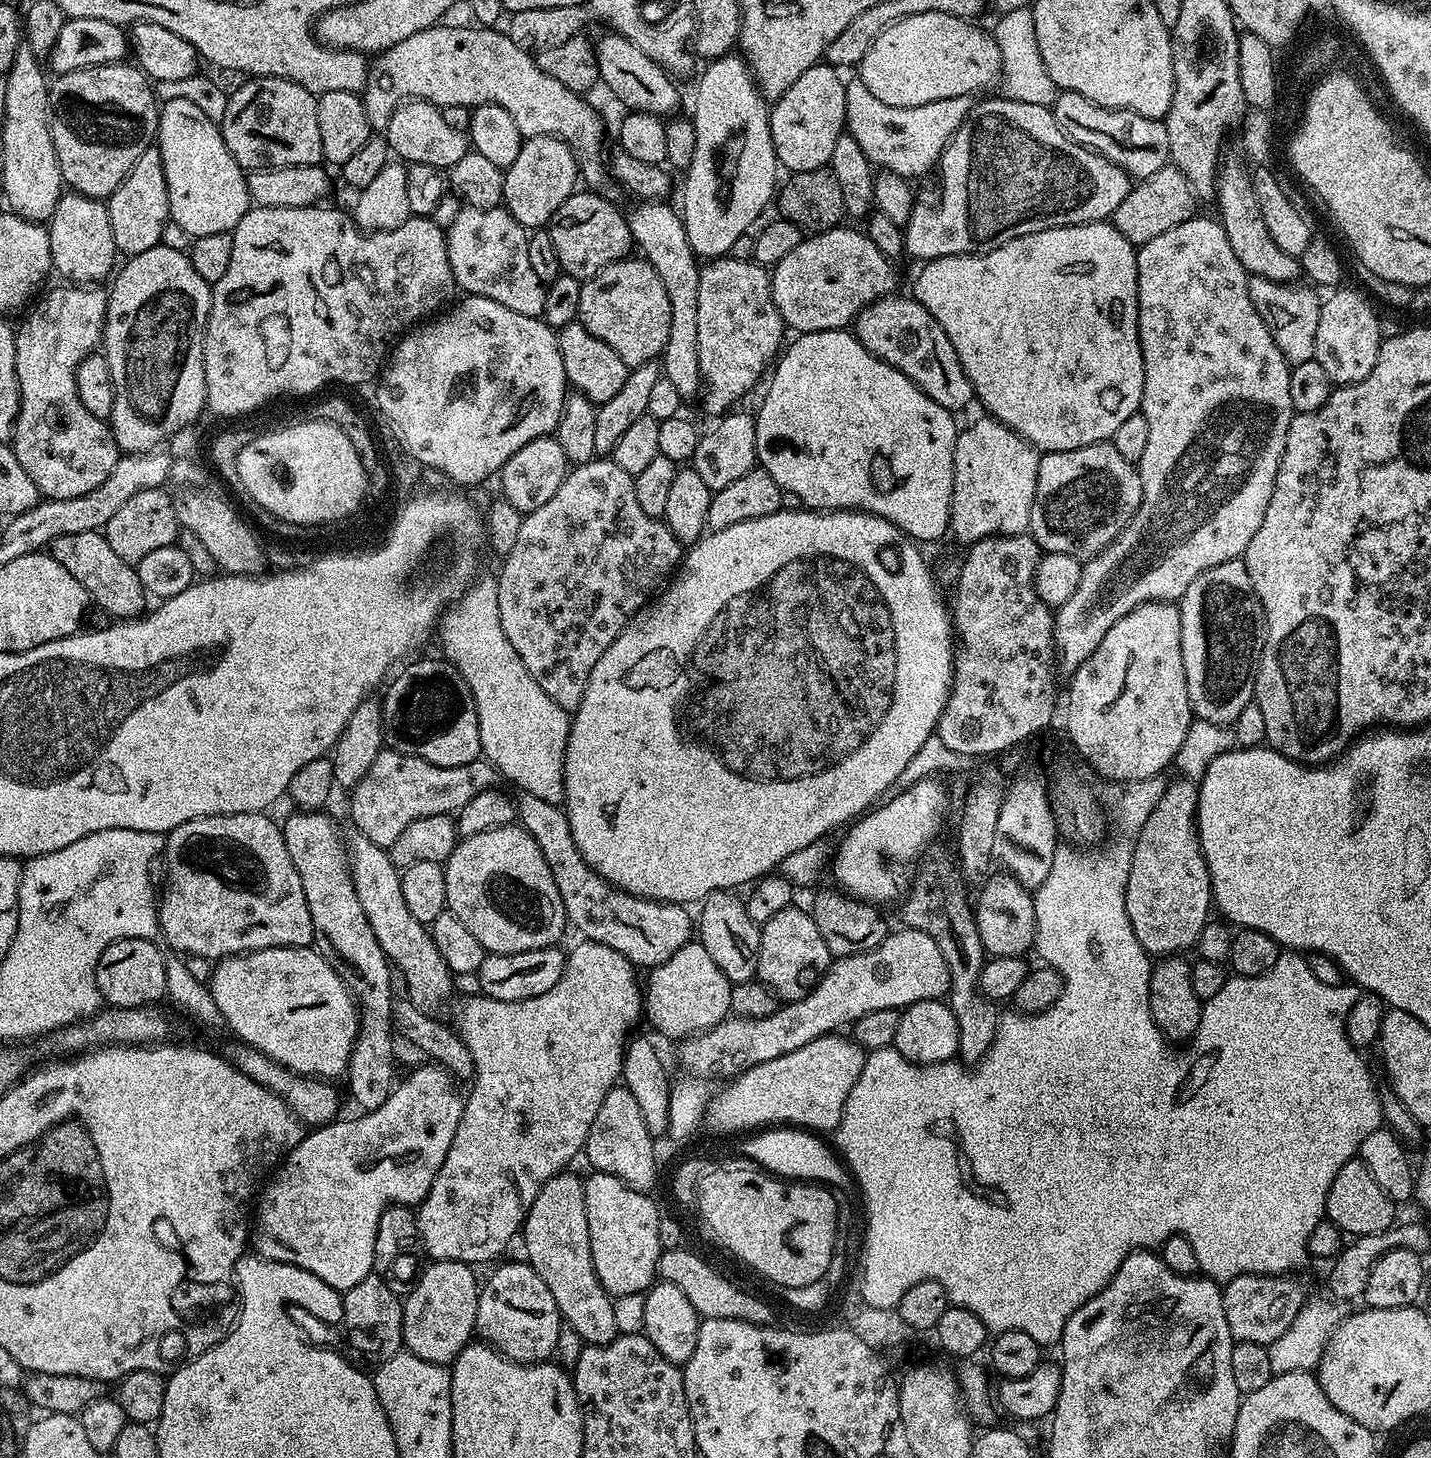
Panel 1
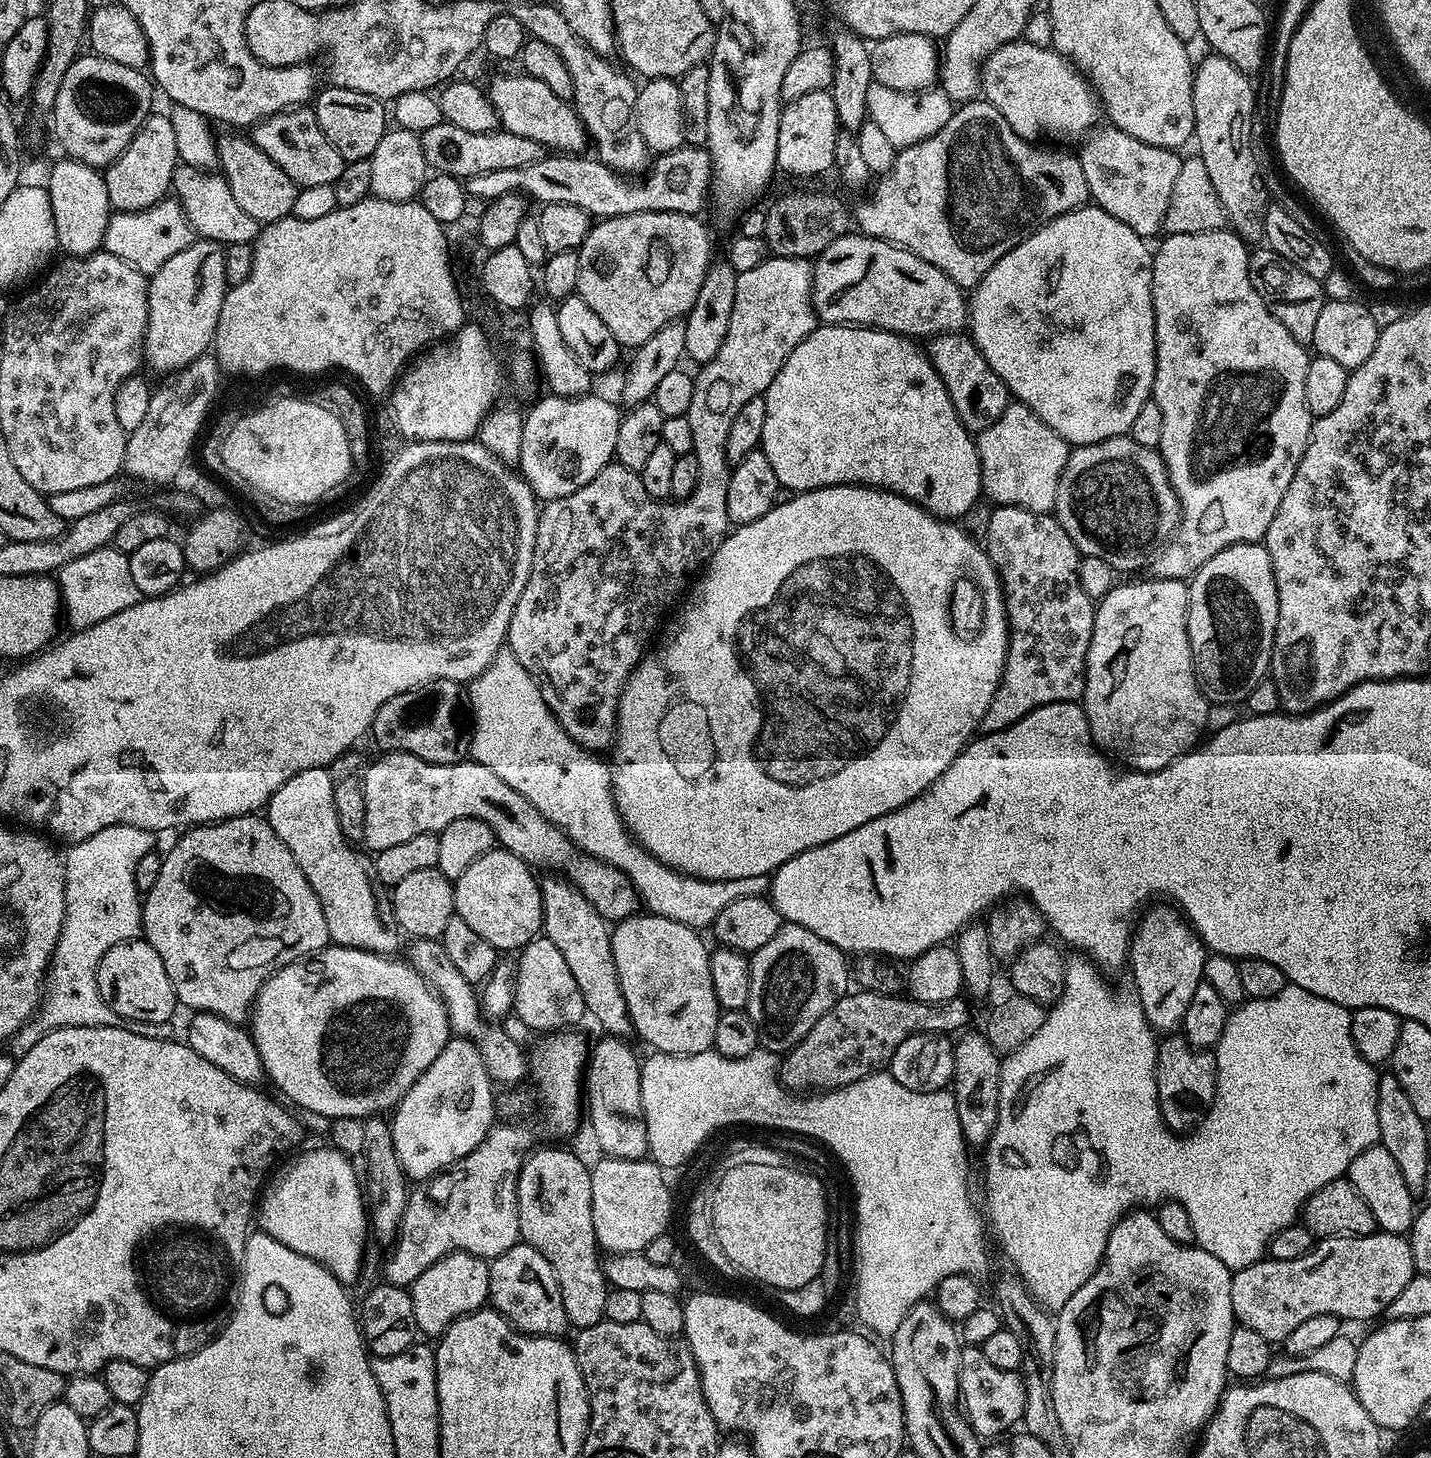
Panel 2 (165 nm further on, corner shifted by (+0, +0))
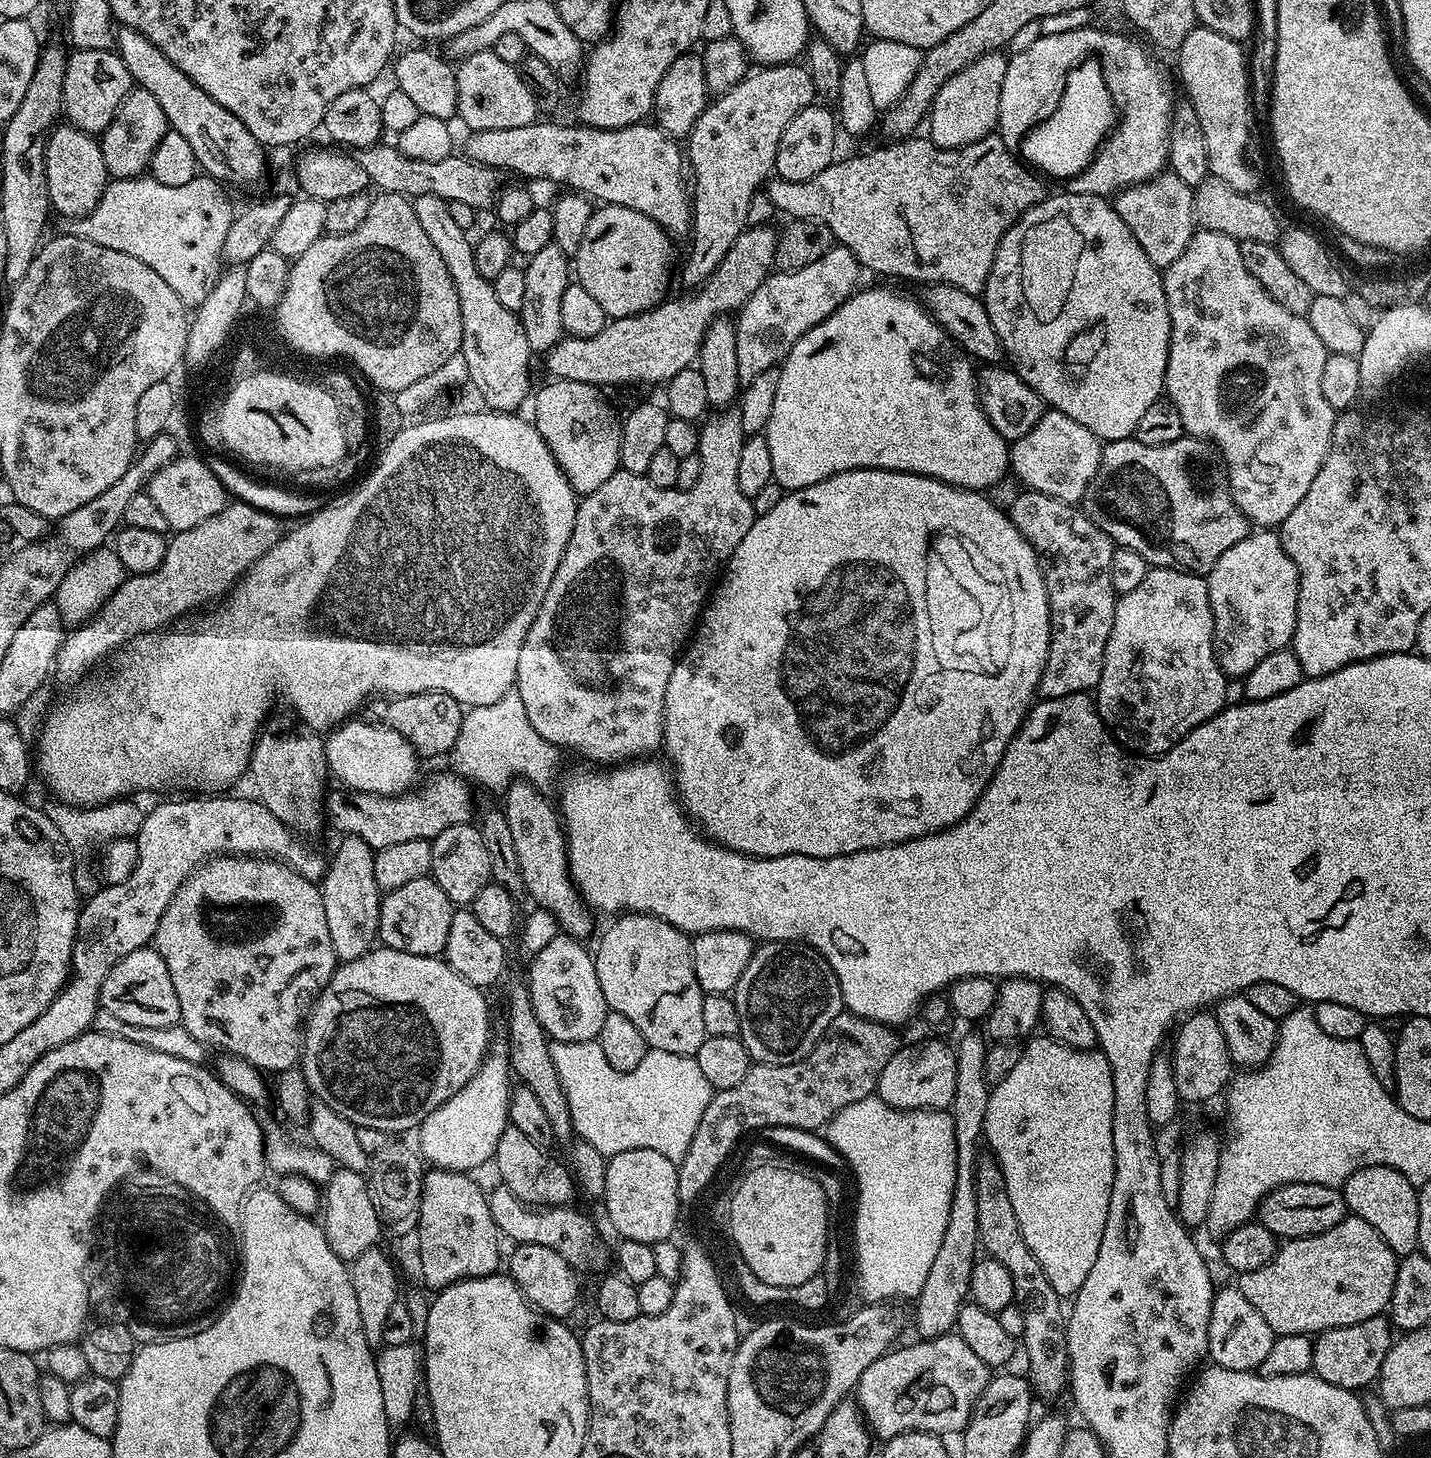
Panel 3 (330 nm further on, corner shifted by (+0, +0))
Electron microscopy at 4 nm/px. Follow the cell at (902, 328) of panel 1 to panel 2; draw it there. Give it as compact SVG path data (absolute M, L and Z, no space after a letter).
M947 332L941 336L931 337L927 344L928 360L934 366L934 370L938 370L950 394L950 402L954 402L954 410L960 421L964 423L964 429L973 434L979 434L982 430L989 428L1006 410L1010 402L1010 393L1002 382L1002 378L998 378L998 374L990 370L990 362L982 358L971 335Z

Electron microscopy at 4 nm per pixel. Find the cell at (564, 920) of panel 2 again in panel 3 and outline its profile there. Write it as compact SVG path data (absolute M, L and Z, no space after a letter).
M519 778L513 780L504 792L502 811L513 837L524 892L537 903L535 905L539 909L551 914L565 935L584 940L592 930L593 913L584 903L569 874L567 839L563 825L557 809L553 803L551 806L544 795L543 791L527 780Z

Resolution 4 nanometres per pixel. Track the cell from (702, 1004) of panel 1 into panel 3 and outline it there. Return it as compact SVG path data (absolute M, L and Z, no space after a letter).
M644 912L620 914L613 920L616 921L601 934L600 945L594 948L598 986L602 986L609 1009L626 1014L626 1018L642 1030L642 1038L646 1038L649 1049L695 1057L706 1035L702 1026L702 1002L706 993L698 986L698 978L694 974L689 937L670 926L670 922Z

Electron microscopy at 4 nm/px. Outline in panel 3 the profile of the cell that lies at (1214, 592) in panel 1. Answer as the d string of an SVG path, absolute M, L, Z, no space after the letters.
M1256 530L1242 538L1242 542L1234 542L1234 546L1214 562L1206 579L1214 618L1212 651L1225 676L1244 678L1262 658L1291 645L1300 579L1275 531Z

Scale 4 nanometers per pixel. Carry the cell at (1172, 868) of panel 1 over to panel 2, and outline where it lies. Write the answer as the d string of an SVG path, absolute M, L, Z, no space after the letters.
M1149 907L1139 917L1130 949L1130 969L1132 968L1132 980L1136 983L1135 999L1142 1006L1153 1032L1172 1034L1183 1025L1194 990L1204 983L1204 967L1210 953L1199 934L1192 929L1192 925L1184 919L1183 915L1175 907L1164 907L1168 908Z

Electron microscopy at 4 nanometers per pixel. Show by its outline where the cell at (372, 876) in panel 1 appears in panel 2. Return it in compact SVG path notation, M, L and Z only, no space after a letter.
M412 940L409 943L407 963L411 964L413 970L423 978L431 987L433 992L439 996L444 1003L444 1009L448 1015L448 1027L457 1037L465 1040L471 1040L476 1045L476 1049L482 1054L482 1060L488 1071L488 1075L493 1081L500 1086L520 1086L523 1080L530 1072L530 1062L526 1057L526 1052L516 1045L516 1040L504 1028L499 1028L499 1023L493 1022L485 1017L481 1006L480 997L477 989L470 983L466 982L466 978L462 978L462 974L458 974L458 969L454 967L454 962L450 962L450 958L446 958L446 950L440 940Z

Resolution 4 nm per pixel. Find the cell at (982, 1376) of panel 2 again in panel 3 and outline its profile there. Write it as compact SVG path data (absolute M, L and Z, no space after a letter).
M949 1334L946 1336L936 1336L932 1340L920 1338L917 1341L917 1344L908 1344L905 1348L897 1347L895 1350L889 1350L882 1358L878 1358L873 1364L866 1366L866 1370L856 1384L854 1389L855 1403L860 1405L860 1410L864 1414L865 1421L877 1441L883 1442L889 1440L900 1432L933 1432L938 1437L943 1437L945 1435L944 1432L963 1433L964 1427L968 1424L968 1419L972 1413L972 1408L976 1405L976 1399L982 1394L982 1390L986 1390L990 1379L989 1366L986 1362L982 1362L982 1358L978 1358L978 1354L974 1354L974 1350L970 1350L970 1346L966 1346L966 1342L961 1336L958 1334Z

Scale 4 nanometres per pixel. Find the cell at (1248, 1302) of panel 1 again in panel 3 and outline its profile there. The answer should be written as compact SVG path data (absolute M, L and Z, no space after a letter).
M1349 1214L1345 1216L1342 1222L1338 1222L1338 1226L1334 1226L1322 1234L1303 1236L1297 1240L1288 1240L1281 1243L1276 1249L1276 1257L1270 1262L1266 1262L1266 1266L1262 1266L1258 1270L1239 1273L1238 1280L1240 1281L1238 1281L1238 1287L1246 1298L1246 1302L1250 1302L1250 1306L1254 1306L1254 1310L1258 1310L1258 1314L1262 1314L1262 1318L1266 1318L1266 1326L1270 1326L1270 1330L1275 1332L1277 1336L1285 1336L1286 1334L1307 1336L1309 1334L1319 1334L1338 1326L1350 1326L1354 1322L1366 1322L1366 1318L1374 1318L1381 1315L1392 1303L1397 1263L1396 1252L1390 1250L1390 1246L1386 1246L1382 1234L1378 1234L1378 1230L1374 1230L1374 1226L1370 1226L1370 1222L1362 1222L1362 1218Z

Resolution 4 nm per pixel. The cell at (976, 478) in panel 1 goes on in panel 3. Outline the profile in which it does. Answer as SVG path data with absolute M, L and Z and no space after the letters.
M1048 410L1041 415L1040 420L1029 432L1022 434L1022 438L1011 441L1010 472L1025 489L1050 494L1050 498L1058 498L1062 502L1076 506L1083 501L1086 486L1098 470L1101 451L1102 442L1093 432L1086 430L1086 426L1074 422L1074 418L1066 418L1066 414Z

